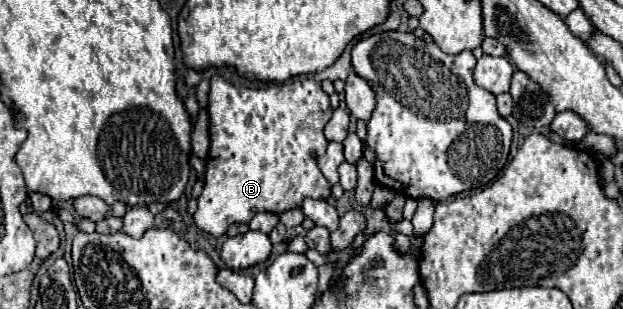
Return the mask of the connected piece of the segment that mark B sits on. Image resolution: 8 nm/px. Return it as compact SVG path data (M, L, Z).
M216 74L210 84L210 154L204 190L194 212L200 230L222 236L230 224L248 224L258 212L282 214L298 208L304 198L330 198L332 184L322 176L318 156L326 152L324 126L334 108L318 82L304 78L270 88L248 88Z

